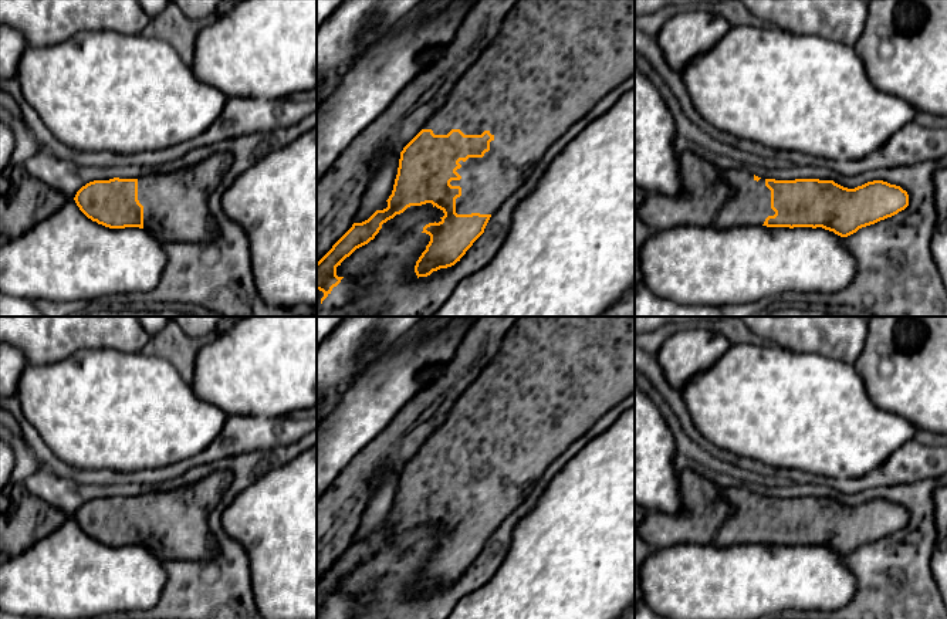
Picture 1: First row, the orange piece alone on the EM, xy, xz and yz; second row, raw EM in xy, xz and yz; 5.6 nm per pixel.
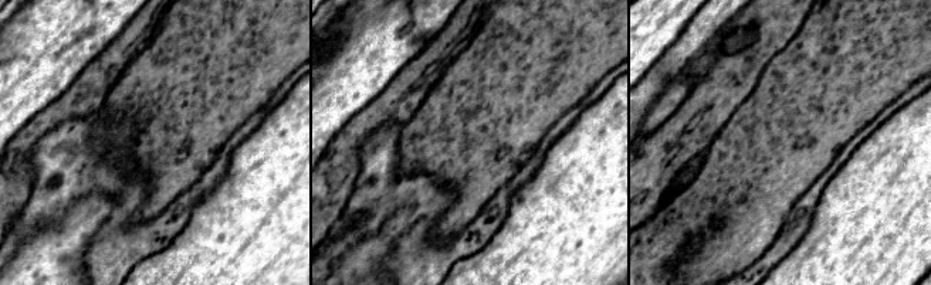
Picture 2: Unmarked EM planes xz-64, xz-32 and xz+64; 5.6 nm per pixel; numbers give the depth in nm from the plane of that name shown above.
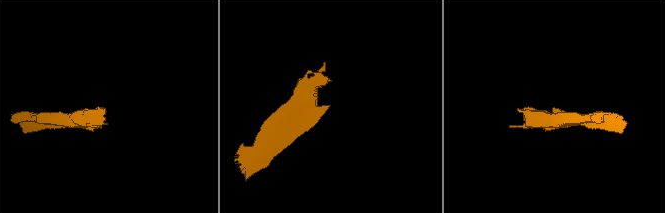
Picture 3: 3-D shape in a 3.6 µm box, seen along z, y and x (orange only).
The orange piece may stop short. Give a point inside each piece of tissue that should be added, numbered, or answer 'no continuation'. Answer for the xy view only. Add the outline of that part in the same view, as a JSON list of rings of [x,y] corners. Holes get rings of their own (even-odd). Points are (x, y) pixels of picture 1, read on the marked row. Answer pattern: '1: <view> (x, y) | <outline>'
1: xy (175, 205) | [[[216,153],[182,170],[138,177],[143,230],[162,243],[206,243],[213,233],[209,193],[230,165],[229,156]]]

